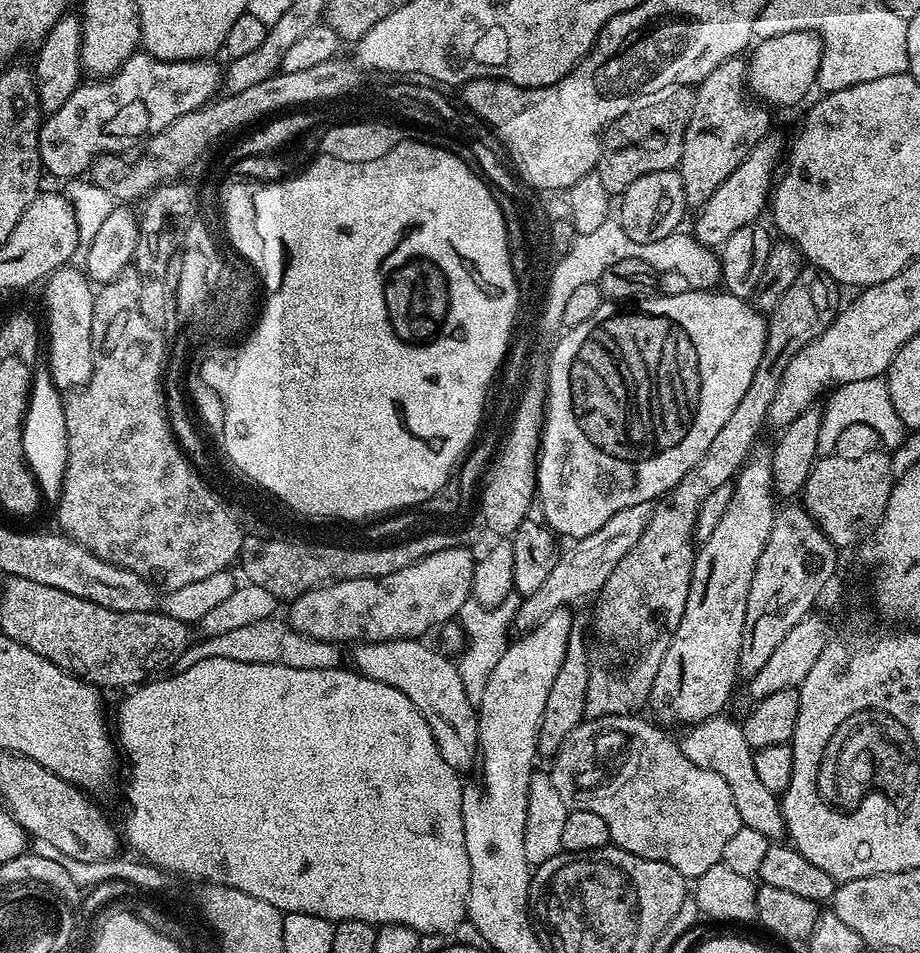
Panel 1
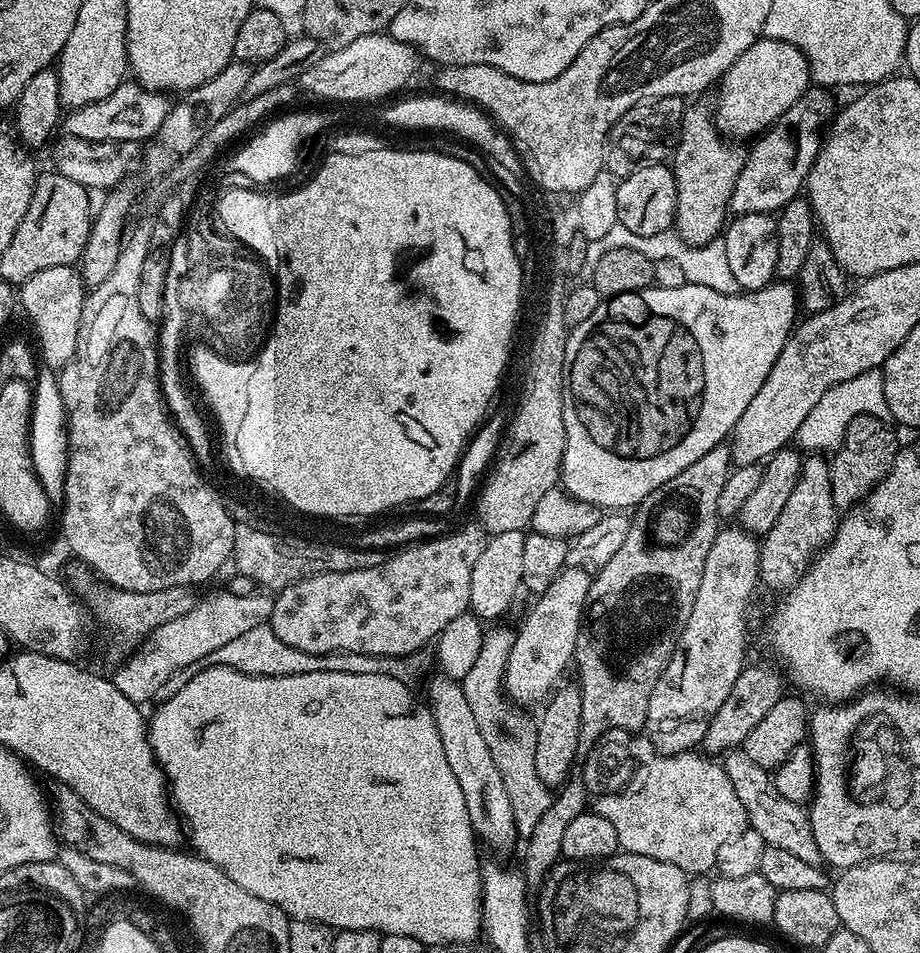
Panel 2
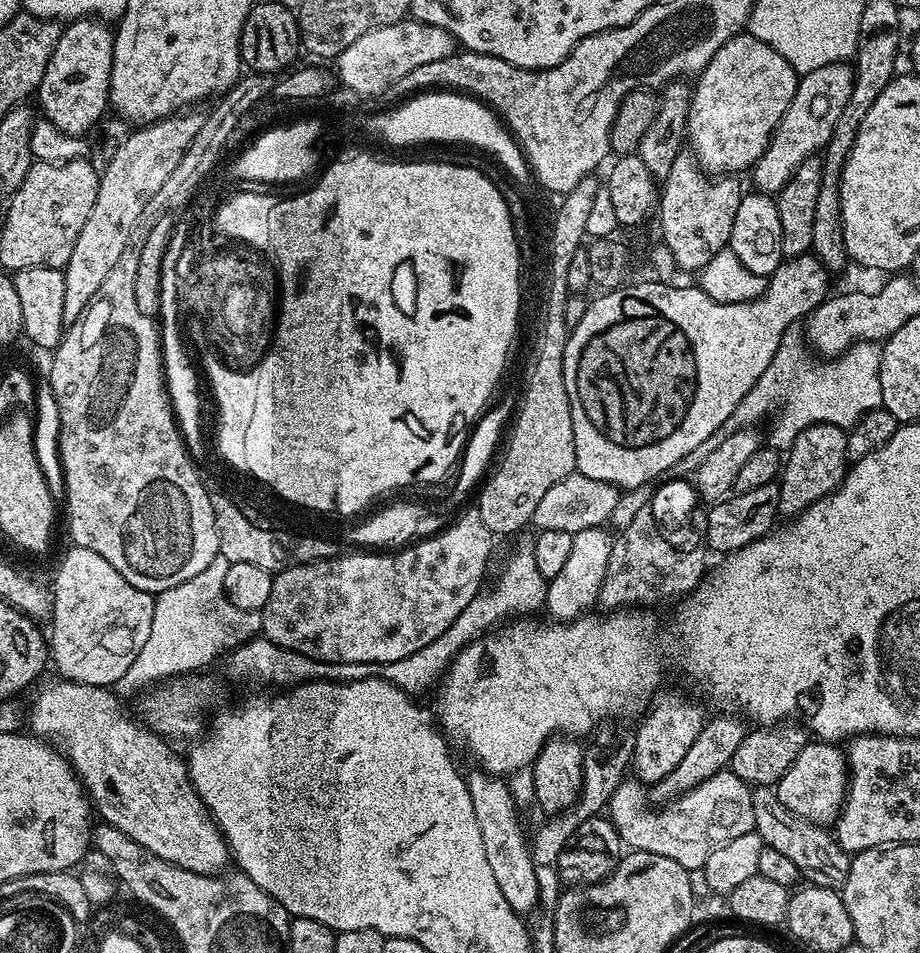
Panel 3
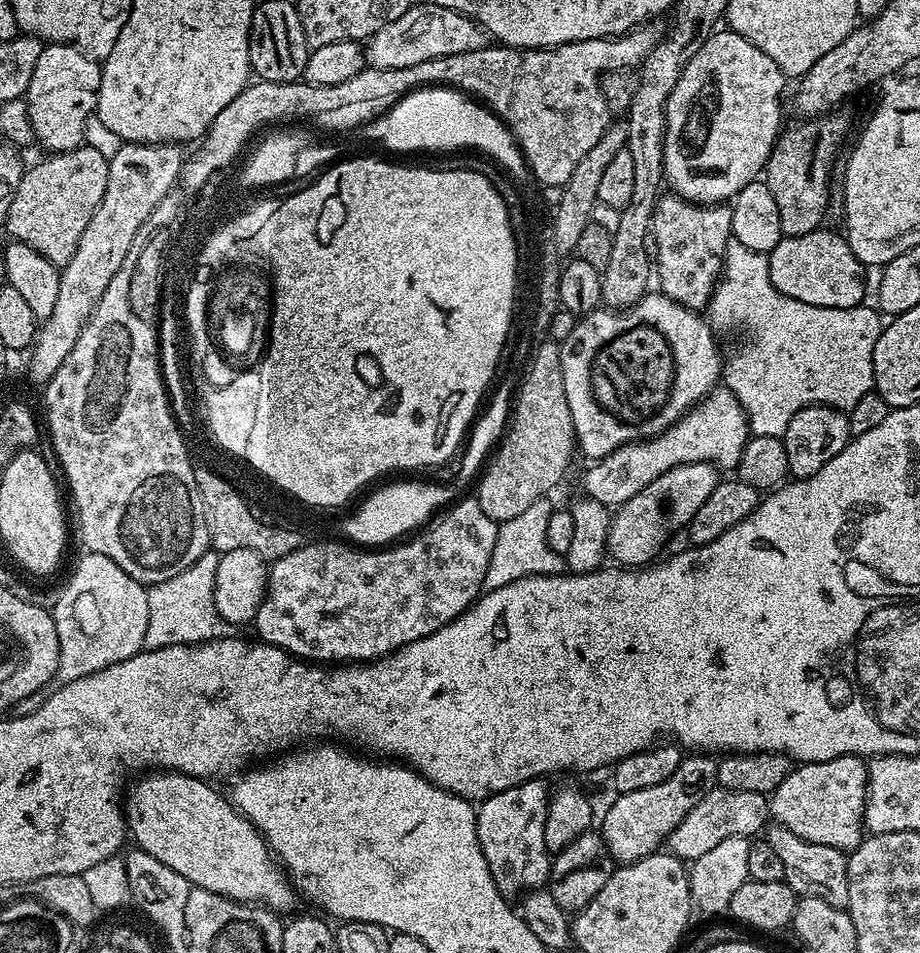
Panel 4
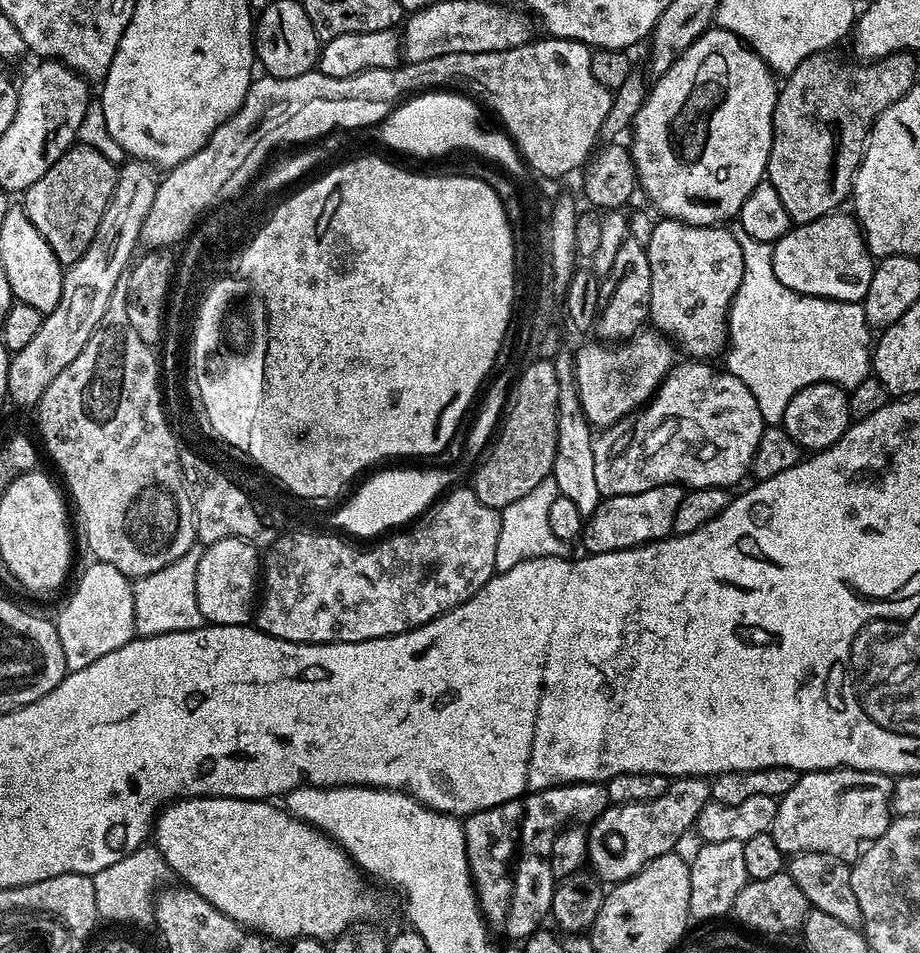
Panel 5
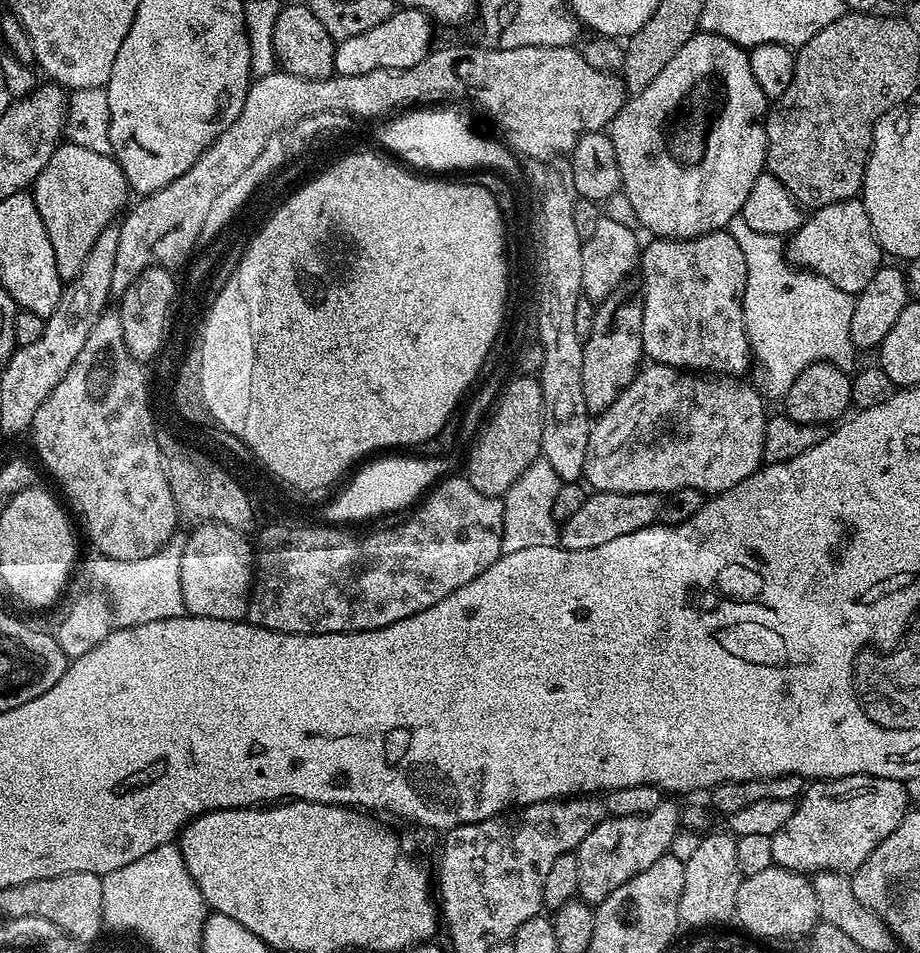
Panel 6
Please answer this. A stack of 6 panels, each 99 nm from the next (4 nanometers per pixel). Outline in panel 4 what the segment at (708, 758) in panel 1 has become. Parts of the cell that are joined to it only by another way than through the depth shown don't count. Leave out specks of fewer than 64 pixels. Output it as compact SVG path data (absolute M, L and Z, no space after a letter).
M779 822L773 823L767 829L766 838L770 842L770 846L774 846L774 850L782 858L782 866L786 869L784 883L790 885L797 897L822 898L822 902L830 902L830 906L847 909L850 882L848 881L848 857L845 853L834 846L806 842L802 838L798 838L798 834L794 834L789 828L783 828Z

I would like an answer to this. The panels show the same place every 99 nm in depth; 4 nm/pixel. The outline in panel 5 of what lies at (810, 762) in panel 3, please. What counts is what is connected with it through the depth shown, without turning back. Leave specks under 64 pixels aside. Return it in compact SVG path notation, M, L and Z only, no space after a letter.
M853 768L806 772L785 796L779 797L771 826L778 850L786 854L817 852L834 854L839 860L855 861L866 842L877 840L894 819L891 776Z

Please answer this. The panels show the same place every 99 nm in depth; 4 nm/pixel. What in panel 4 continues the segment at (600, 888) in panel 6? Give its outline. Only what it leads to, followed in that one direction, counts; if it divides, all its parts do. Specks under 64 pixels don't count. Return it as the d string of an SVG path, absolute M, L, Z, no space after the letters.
M688 754L681 759L678 770L674 770L674 774L670 774L670 778L666 778L666 782L658 782L658 786L649 786L647 790L630 790L619 793L615 797L617 800L609 806L604 821L600 825L598 824L598 831L603 836L613 861L617 865L623 866L651 856L667 841L668 836L682 822L682 818L686 818L686 814L690 814L690 810L694 810L694 806L698 806L698 802L702 802L706 798L706 794L710 794L712 789L717 787L717 778L718 760L715 755Z

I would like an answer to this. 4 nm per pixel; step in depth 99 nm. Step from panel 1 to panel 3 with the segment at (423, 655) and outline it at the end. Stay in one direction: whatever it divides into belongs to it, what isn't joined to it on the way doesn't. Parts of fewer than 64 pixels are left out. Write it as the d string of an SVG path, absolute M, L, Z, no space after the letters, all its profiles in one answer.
M483 770L467 773L466 779L470 790L470 802L474 802L474 814L478 818L478 830L482 830L482 847L486 849L486 859L490 871L498 882L498 890L502 890L506 902L514 911L527 914L538 908L540 904L540 887L534 878L532 853L529 841L524 840L524 832L520 829L520 820L516 817L518 805L507 783L501 777L492 776Z

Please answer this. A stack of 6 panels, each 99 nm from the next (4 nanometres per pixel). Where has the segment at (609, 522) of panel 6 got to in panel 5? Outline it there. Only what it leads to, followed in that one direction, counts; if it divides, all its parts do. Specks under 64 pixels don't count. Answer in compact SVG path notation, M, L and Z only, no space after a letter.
M667 484L654 486L654 490L642 490L642 494L603 497L594 514L584 521L583 551L591 554L626 550L673 535L674 514L678 514L678 506L682 506L684 493L685 489L681 485Z

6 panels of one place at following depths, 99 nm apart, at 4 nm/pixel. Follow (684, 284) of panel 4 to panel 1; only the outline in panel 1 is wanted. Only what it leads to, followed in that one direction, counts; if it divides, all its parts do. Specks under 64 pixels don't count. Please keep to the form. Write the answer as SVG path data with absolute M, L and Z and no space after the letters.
M740 56L710 70L703 82L695 85L694 91L694 110L686 126L678 171L689 209L698 210L708 201L710 194L714 194L714 190L718 190L718 186L742 166L742 158L746 158L762 137L768 135L770 125L769 109L753 99L748 91L748 66Z

